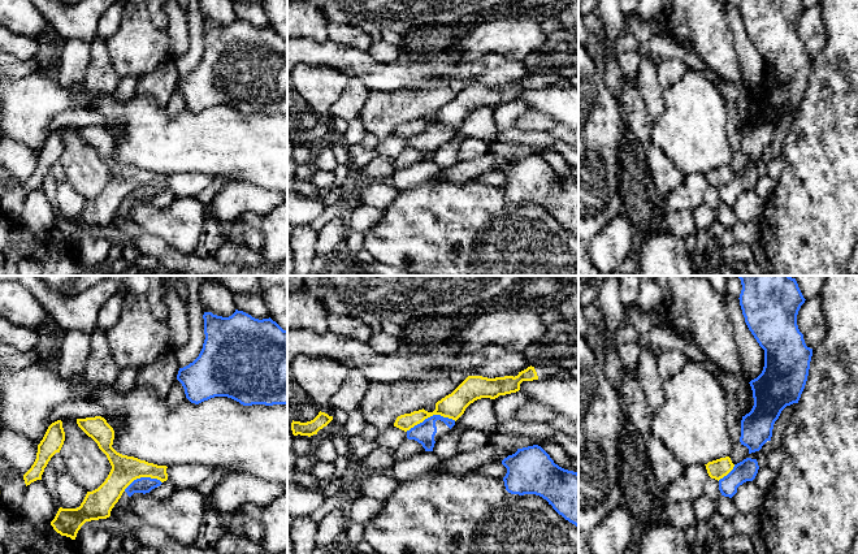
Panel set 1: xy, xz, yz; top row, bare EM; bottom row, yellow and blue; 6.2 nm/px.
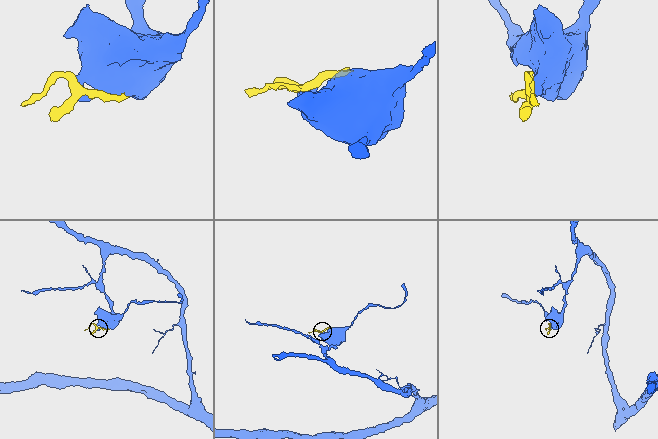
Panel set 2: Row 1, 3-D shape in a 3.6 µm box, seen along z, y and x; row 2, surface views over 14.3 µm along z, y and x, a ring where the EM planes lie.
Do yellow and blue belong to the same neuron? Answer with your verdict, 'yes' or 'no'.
no

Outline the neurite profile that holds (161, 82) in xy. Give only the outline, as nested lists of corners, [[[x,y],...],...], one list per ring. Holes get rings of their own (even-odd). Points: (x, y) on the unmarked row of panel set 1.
[[[168,59],[155,70],[138,78],[136,94],[151,94],[159,104],[166,105],[177,87],[179,75],[174,59]]]

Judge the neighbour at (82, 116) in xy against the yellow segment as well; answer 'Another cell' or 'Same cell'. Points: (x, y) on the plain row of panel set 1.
Another cell

